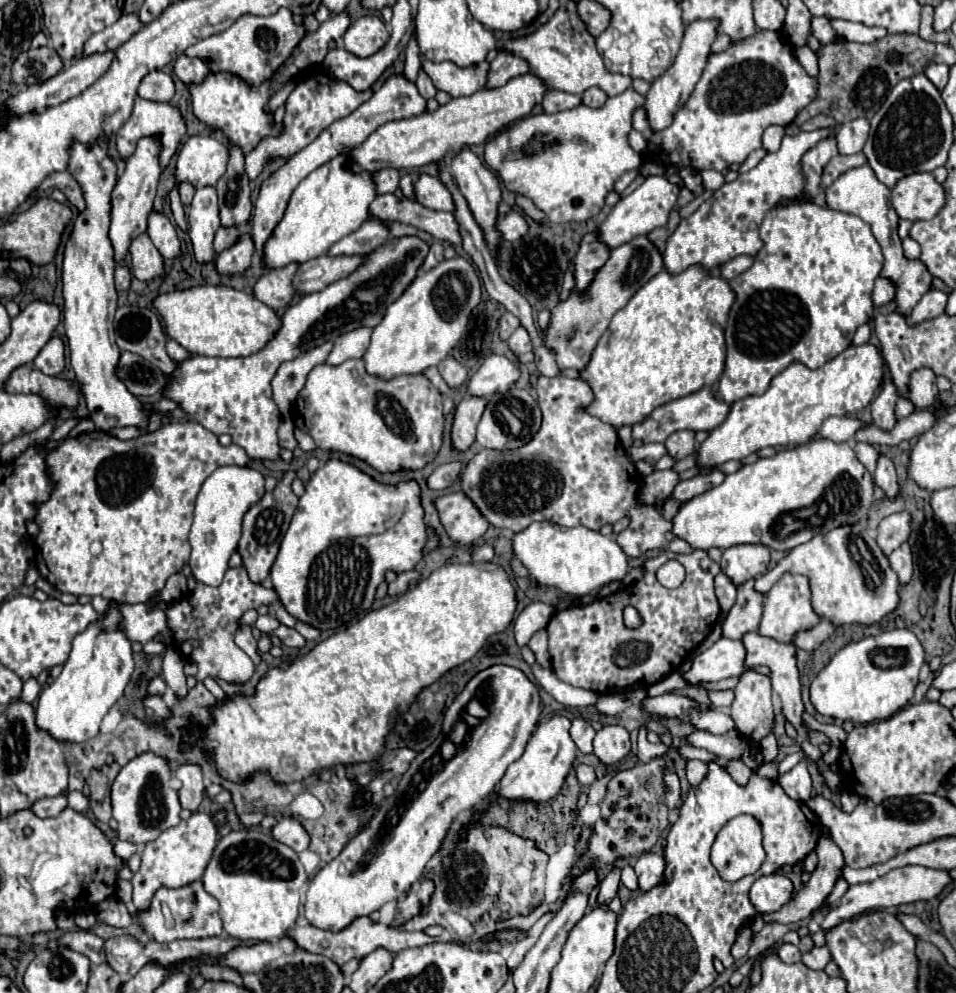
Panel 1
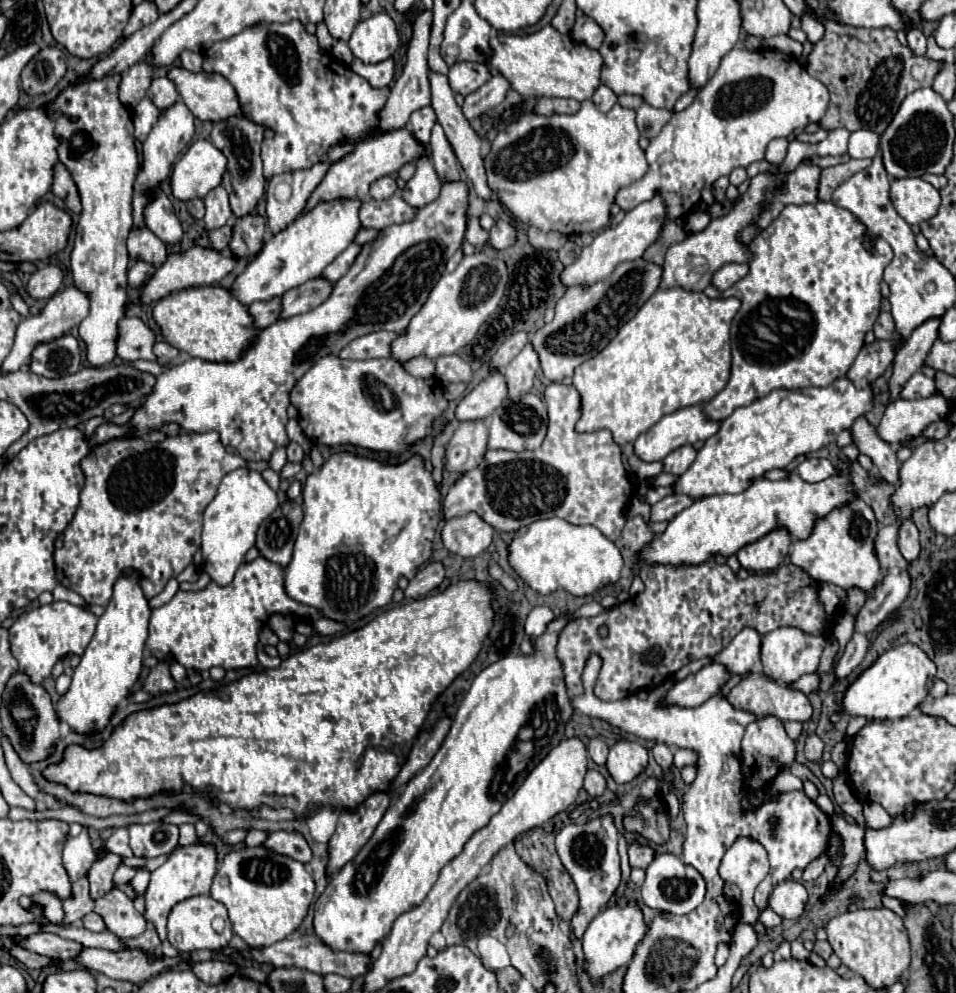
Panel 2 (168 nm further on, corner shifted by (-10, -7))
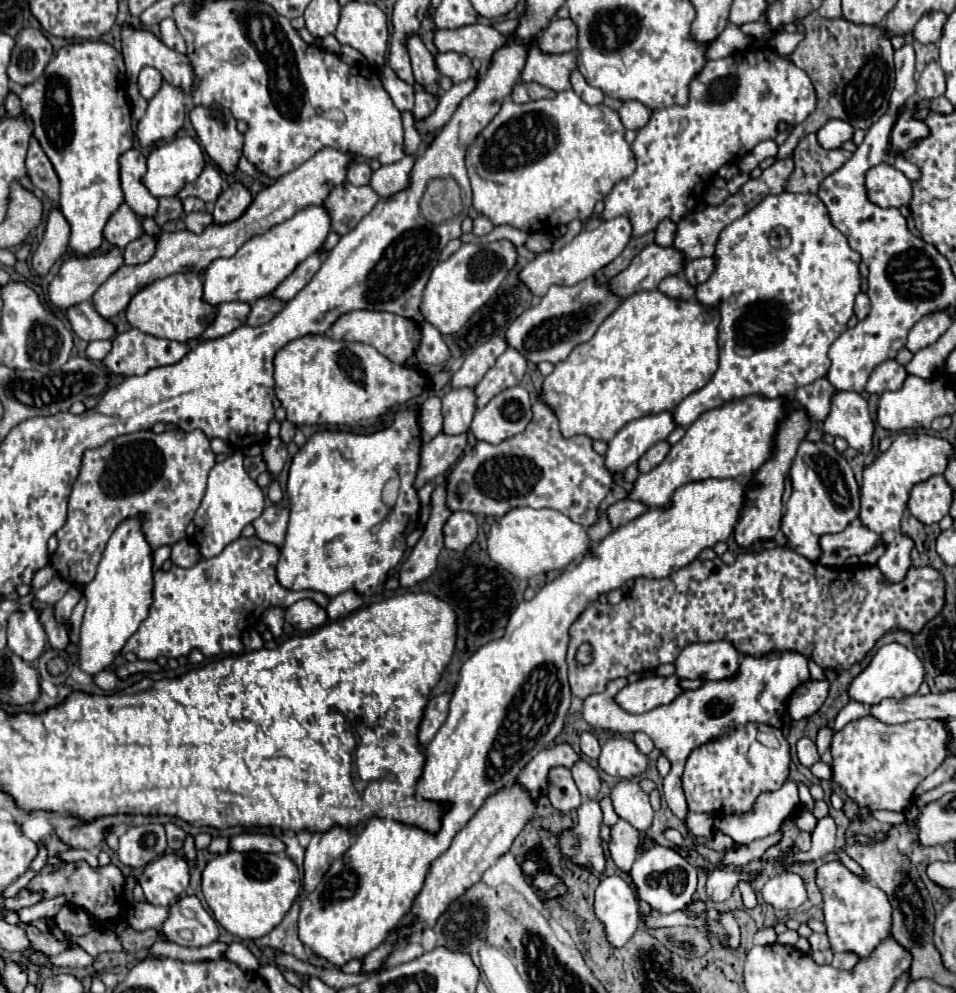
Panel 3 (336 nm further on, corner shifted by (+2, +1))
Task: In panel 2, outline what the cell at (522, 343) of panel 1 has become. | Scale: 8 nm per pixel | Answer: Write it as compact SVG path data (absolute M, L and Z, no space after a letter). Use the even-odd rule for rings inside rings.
M530 343L516 355L516 359L506 365L504 369L504 379L506 379L506 387L508 387L508 397L520 397L526 395L532 389L532 381L534 375L540 367L538 355L534 353L534 349L530 349Z

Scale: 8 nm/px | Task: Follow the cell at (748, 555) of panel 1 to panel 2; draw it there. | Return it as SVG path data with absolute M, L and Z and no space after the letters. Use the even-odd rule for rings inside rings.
M780 527L770 531L762 539L742 547L736 555L744 569L754 573L768 573L784 563L790 551L790 543L792 543L790 533Z

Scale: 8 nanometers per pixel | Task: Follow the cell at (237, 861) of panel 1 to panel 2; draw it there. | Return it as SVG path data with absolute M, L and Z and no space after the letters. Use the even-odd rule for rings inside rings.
M266 847L230 851L212 881L212 897L228 911L232 931L250 947L268 947L290 937L304 921L314 899L314 879L300 861Z

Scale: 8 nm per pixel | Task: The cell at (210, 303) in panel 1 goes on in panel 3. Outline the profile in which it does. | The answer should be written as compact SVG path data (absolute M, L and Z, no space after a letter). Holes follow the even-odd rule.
M174 273L154 281L136 293L126 309L126 317L132 327L148 335L172 339L178 343L190 343L206 331L206 325L210 325L210 321L214 321L216 307L202 301L202 279L198 273Z

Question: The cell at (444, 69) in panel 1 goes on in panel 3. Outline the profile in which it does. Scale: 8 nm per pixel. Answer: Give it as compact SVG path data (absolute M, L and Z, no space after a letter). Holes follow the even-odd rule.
M436 53L436 65L440 75L446 75L452 79L452 83L466 81L472 75L472 61L466 55L460 53Z

